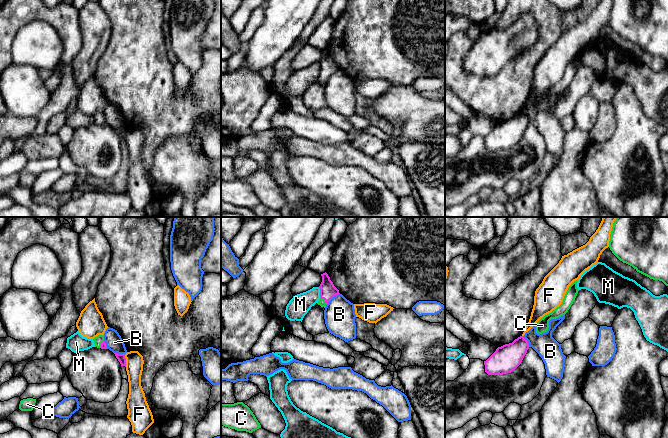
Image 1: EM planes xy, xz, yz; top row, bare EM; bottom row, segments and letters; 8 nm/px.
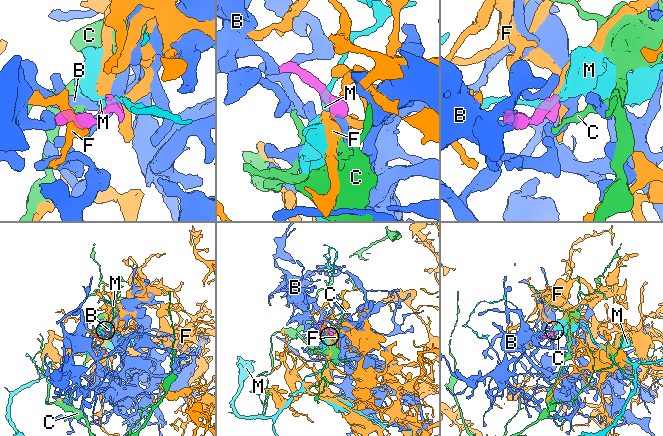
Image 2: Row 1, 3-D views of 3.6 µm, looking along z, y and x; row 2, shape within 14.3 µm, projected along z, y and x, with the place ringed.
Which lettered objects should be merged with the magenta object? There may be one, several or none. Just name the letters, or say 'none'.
C

